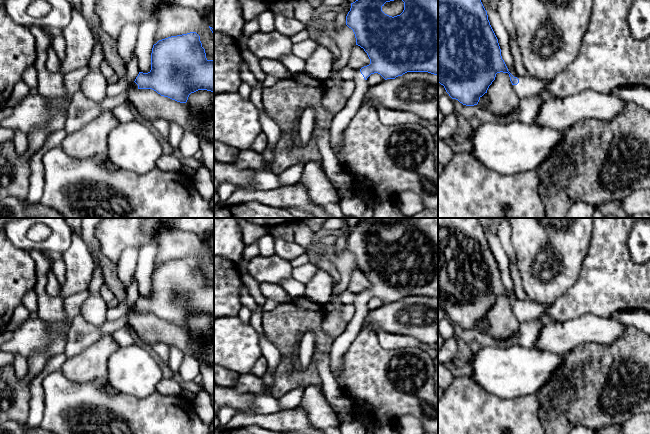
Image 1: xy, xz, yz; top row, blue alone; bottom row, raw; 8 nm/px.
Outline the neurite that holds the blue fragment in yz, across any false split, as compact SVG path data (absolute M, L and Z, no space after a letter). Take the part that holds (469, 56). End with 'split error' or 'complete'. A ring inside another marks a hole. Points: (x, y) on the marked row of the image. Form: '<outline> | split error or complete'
M438 0L438 82L449 96L466 106L477 105L500 72L509 74L520 100L539 94L550 83L531 76L514 77L508 71L481 0Z | split error

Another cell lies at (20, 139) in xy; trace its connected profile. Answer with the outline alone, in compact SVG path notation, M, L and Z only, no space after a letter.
M14 128L13 142L15 145L16 152L23 155L28 150L28 138L27 134L18 128Z

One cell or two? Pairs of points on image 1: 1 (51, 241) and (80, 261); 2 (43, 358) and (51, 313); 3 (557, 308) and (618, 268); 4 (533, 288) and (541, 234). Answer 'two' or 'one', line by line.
1: two
2: one
3: one
4: one

